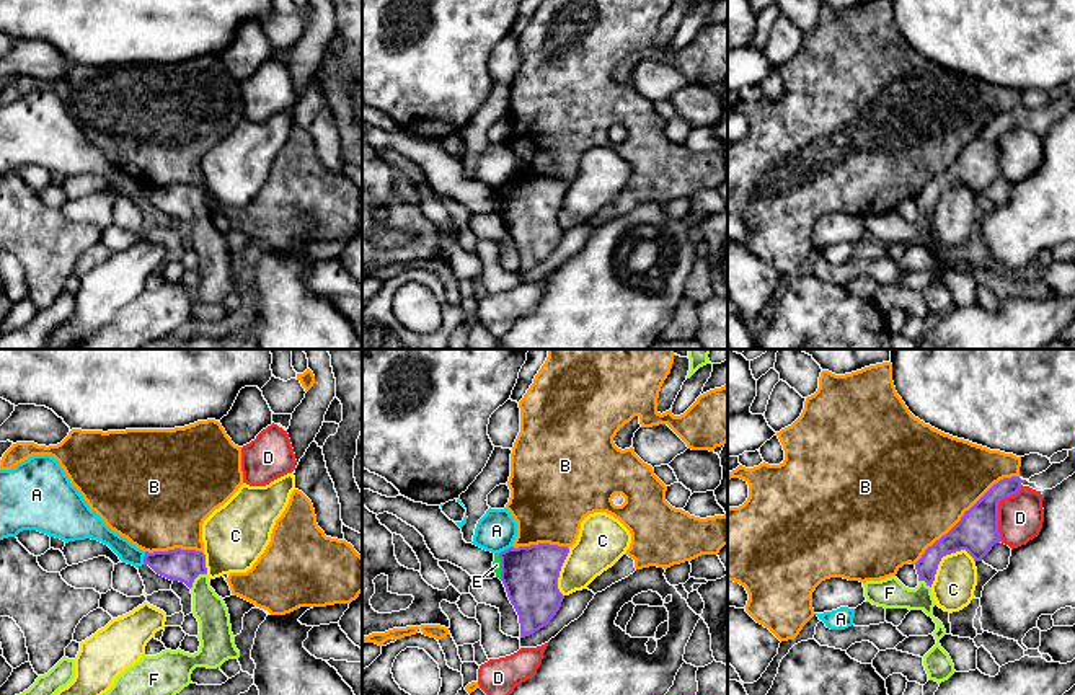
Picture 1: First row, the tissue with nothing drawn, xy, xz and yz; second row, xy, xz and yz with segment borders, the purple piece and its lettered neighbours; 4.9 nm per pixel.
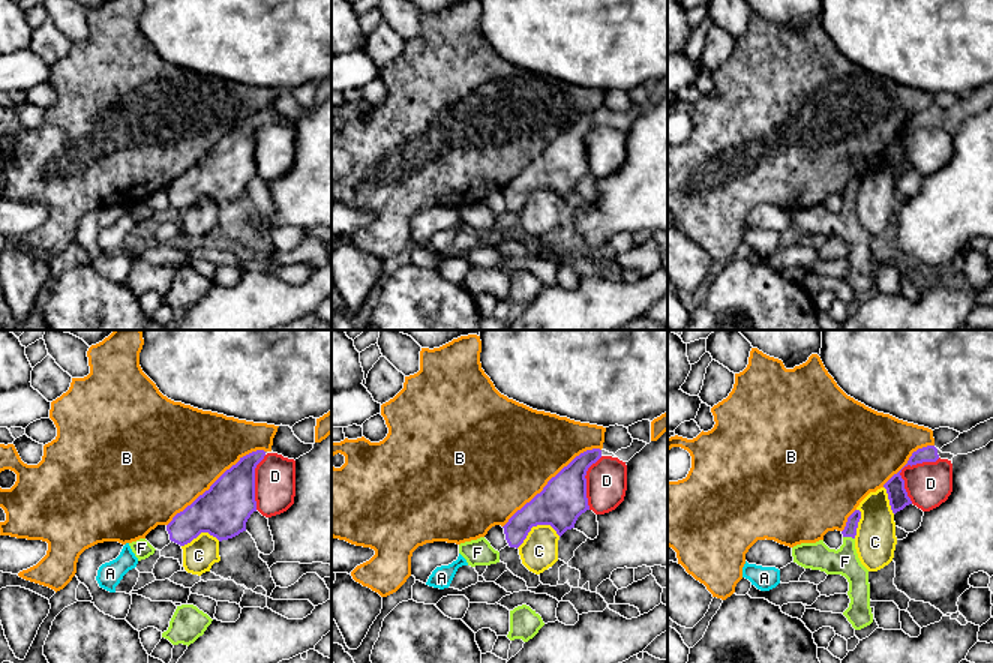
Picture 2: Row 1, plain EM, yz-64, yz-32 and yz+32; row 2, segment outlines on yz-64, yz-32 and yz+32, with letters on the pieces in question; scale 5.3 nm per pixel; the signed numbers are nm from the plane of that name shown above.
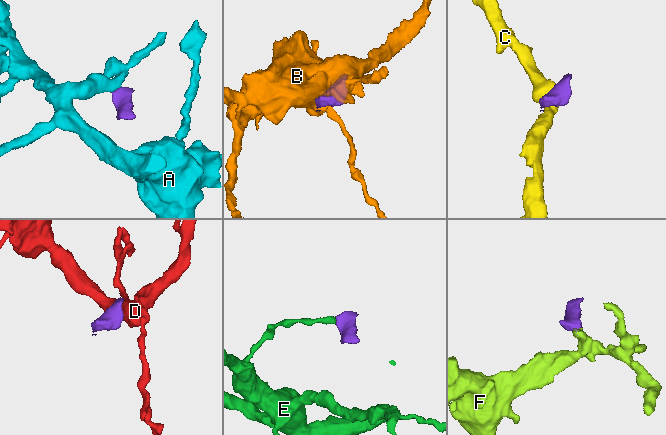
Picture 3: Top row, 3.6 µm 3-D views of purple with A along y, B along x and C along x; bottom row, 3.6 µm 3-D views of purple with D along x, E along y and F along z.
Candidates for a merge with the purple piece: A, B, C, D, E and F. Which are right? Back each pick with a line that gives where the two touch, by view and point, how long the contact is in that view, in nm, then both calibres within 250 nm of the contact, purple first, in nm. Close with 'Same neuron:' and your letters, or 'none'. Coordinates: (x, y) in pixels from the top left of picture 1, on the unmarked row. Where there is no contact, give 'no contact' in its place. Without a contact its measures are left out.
F: xy (196, 211) | 120 nm | 160/160 nm
Same neuron: F

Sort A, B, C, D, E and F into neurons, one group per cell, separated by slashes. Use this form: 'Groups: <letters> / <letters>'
Groups: A / B / C / D / E / F

